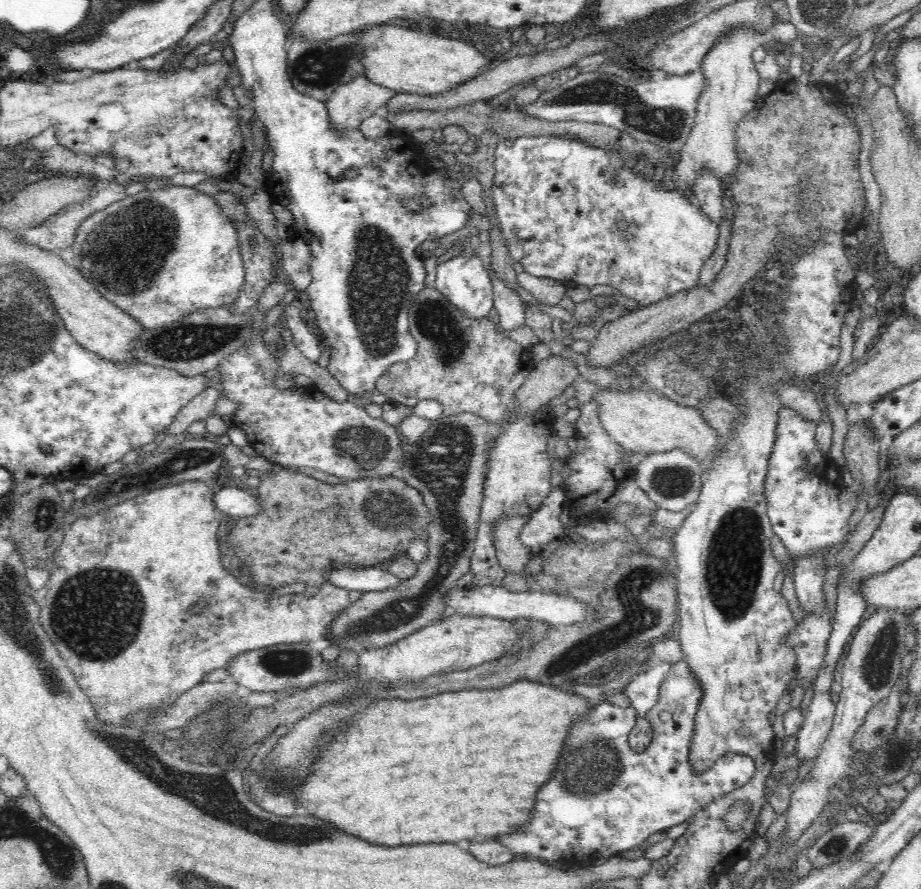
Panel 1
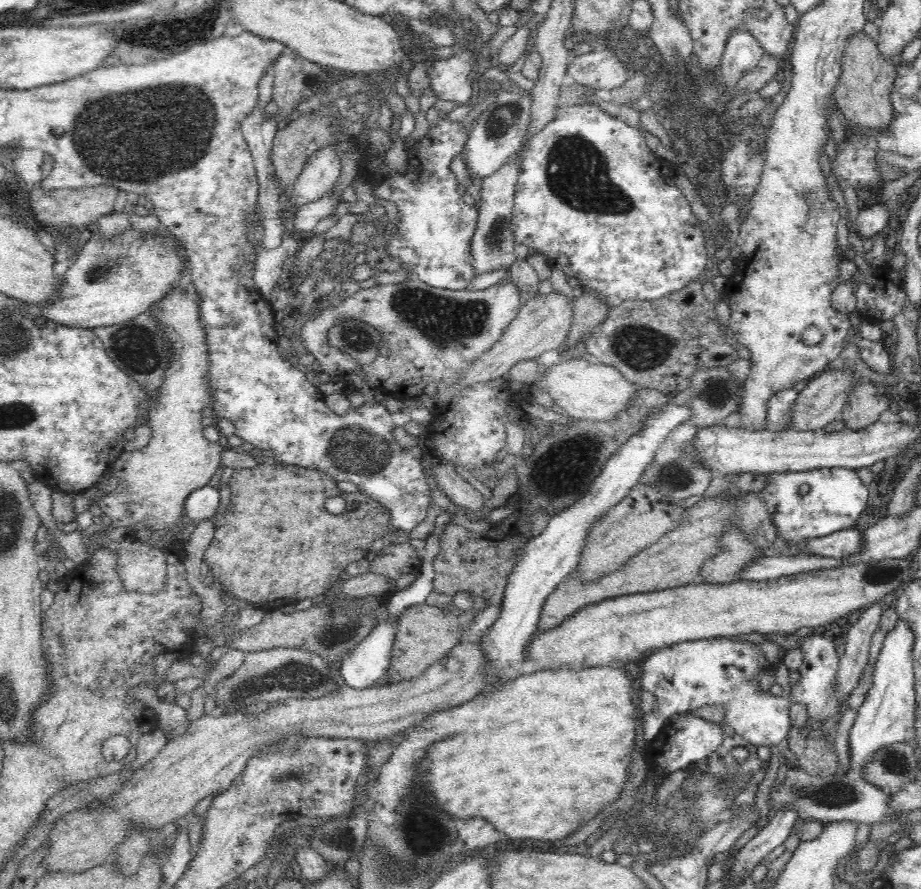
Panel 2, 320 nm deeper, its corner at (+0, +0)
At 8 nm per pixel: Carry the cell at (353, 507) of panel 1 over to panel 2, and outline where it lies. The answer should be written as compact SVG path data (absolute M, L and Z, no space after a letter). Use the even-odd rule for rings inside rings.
M278 462L268 464L258 464L254 468L237 468L233 472L228 483L231 490L231 500L227 509L221 514L212 517L214 523L215 533L214 537L205 550L203 560L209 565L213 572L213 576L217 579L216 584L222 584L222 590L226 593L232 593L237 599L238 605L251 605L260 607L262 604L270 604L276 600L302 600L304 598L311 598L315 601L323 599L324 593L339 579L339 574L344 571L347 564L360 560L361 558L370 557L370 547L377 538L383 538L388 534L388 526L391 523L391 512L382 506L379 502L366 495L362 491L355 493L340 492L338 489L338 481L334 480L328 473L316 469L315 467L299 467L296 465L284 465ZM334 494L343 496L346 501L346 512L342 516L334 516L326 510L326 500L332 498Z

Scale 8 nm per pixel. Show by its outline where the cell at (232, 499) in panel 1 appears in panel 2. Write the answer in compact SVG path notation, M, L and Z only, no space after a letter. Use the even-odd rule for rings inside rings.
M212 484L197 488L184 501L183 514L186 520L199 522L212 519L220 504L220 492Z

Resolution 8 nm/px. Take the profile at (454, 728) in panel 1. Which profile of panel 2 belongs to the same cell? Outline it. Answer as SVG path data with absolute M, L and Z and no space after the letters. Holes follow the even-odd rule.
M608 665L604 667L590 667L583 669L560 668L551 670L542 670L528 674L528 676L516 677L513 681L503 683L500 687L494 688L490 694L478 694L473 701L464 705L453 707L443 712L435 713L425 720L420 721L414 726L414 732L410 736L406 736L403 742L400 742L396 748L392 750L390 758L382 764L378 776L377 784L370 790L370 795L374 797L374 813L379 823L384 825L394 824L396 818L396 810L400 808L400 802L408 796L408 792L412 790L412 784L416 782L426 782L426 786L432 790L434 798L438 800L438 806L442 810L446 810L450 816L454 818L470 818L470 816L482 816L486 818L490 824L494 824L501 833L507 834L512 840L522 840L524 838L532 838L532 840L562 840L566 836L570 836L572 832L579 830L580 826L594 814L598 814L600 810L604 810L608 804L616 802L623 792L626 785L628 774L628 766L632 762L632 748L634 748L634 738L636 738L636 722L640 715L638 712L638 689L634 688L632 676L626 670L619 669L616 665Z

